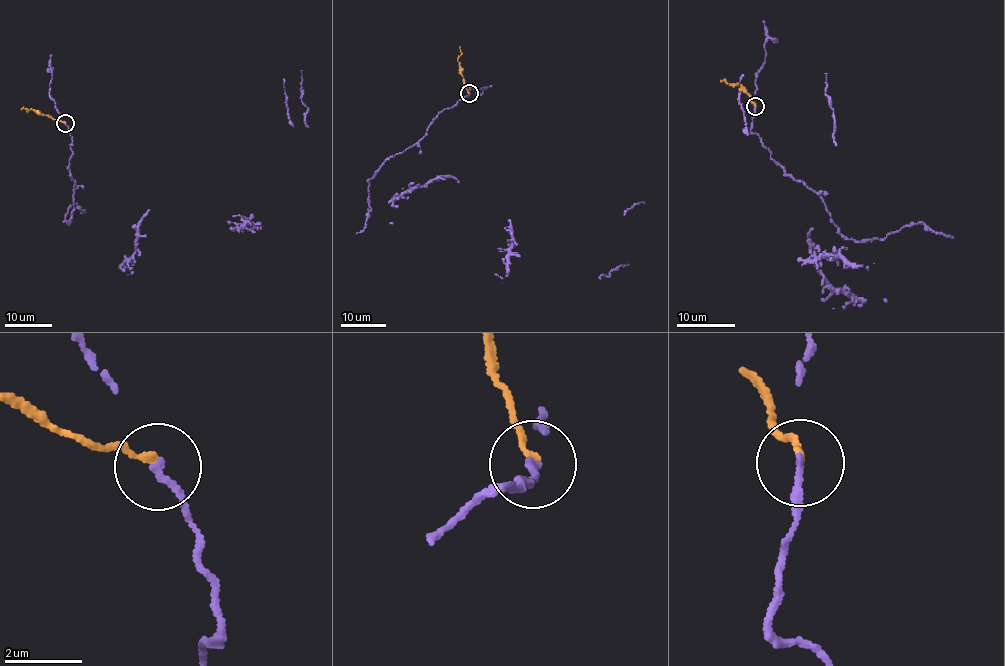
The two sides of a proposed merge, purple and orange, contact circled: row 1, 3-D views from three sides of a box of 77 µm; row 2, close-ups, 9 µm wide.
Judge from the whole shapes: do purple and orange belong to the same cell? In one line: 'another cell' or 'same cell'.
another cell

